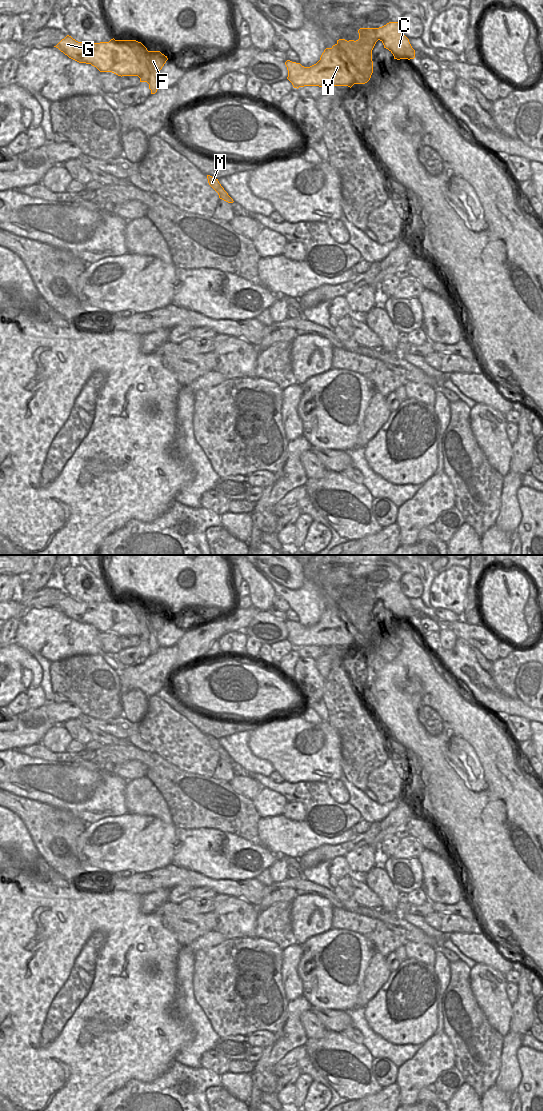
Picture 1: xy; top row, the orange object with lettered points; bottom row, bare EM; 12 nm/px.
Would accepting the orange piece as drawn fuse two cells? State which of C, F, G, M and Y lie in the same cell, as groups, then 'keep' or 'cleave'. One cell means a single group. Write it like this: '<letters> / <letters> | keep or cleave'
C F G Y / M | cleave

